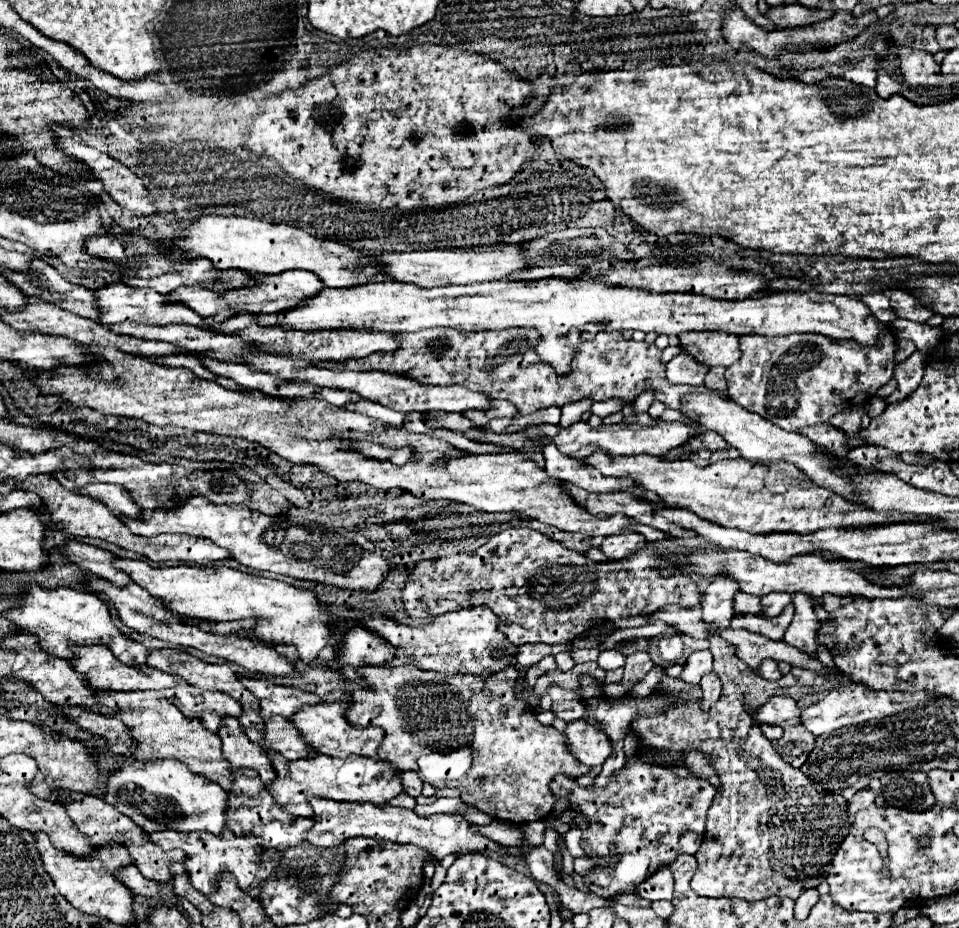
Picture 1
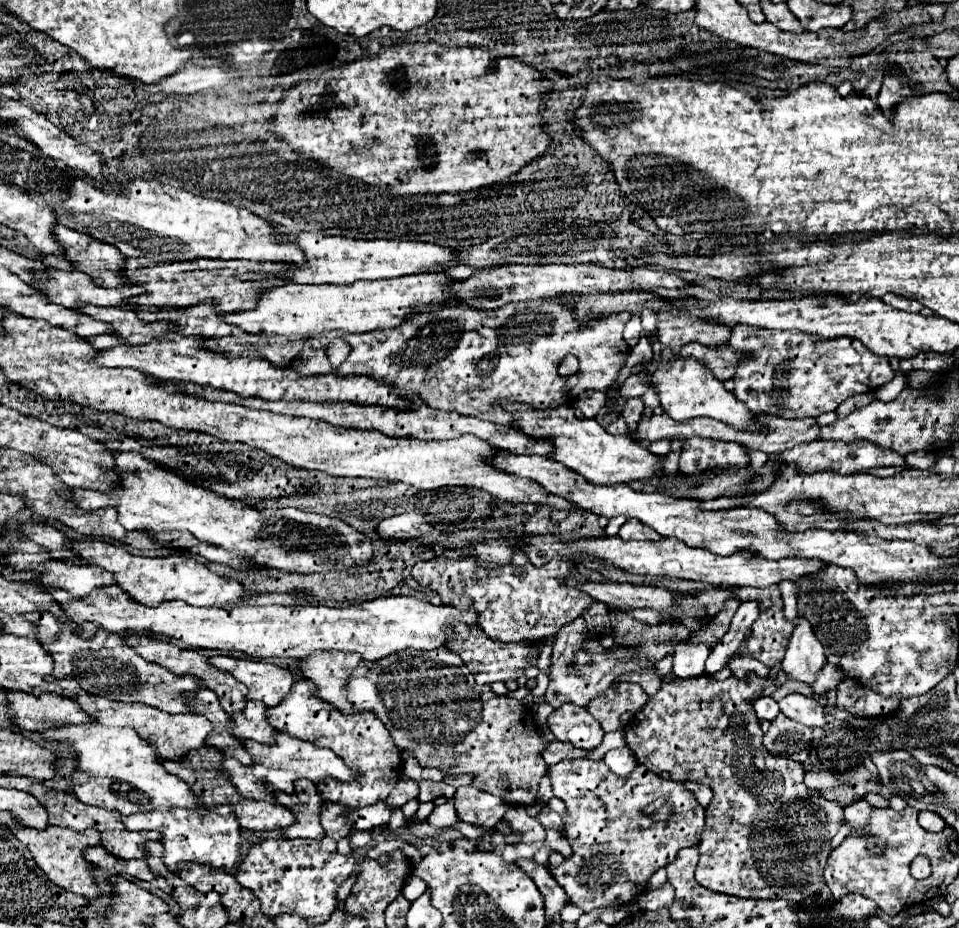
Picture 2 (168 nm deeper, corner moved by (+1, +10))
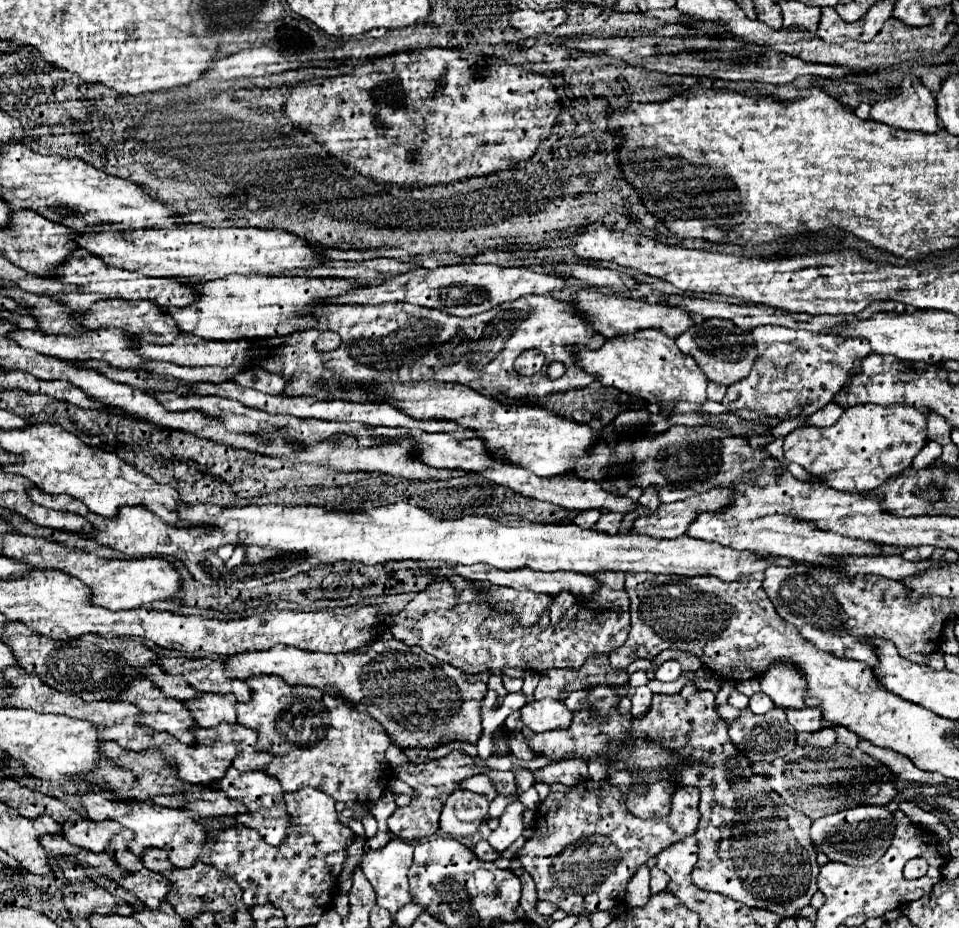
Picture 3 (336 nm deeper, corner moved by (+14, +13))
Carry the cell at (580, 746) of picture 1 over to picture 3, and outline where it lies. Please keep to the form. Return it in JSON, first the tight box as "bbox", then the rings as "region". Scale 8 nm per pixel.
{"bbox":[520,699,572,733],"region":[[[542,699],[542,701],[530,701],[520,709],[520,717],[526,727],[530,727],[534,733],[546,733],[554,729],[566,729],[570,727],[572,713],[568,707],[558,699]]]}

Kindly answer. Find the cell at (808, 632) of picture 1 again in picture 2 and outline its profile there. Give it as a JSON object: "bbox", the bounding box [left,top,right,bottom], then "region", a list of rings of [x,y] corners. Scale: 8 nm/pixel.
{"bbox":[781,618,827,684],"region":[[[799,618],[787,654],[781,662],[783,672],[793,680],[813,684],[815,676],[825,664],[827,662],[825,662],[823,646],[819,646],[819,640],[815,638],[815,634],[811,634],[811,626],[807,626],[803,618]]]}

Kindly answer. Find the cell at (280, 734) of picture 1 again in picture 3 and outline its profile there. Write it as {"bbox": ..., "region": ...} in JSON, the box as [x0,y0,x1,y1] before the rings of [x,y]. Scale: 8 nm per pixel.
{"bbox":[184,693,236,727],"region":[[[206,693],[200,699],[184,701],[192,709],[198,727],[216,727],[220,723],[236,725],[236,699],[234,695]]]}

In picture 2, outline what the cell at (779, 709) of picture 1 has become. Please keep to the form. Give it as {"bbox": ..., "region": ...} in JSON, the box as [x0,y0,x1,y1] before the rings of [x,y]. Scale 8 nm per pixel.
{"bbox":[779,694,827,728],"region":[[[803,694],[785,696],[779,702],[779,708],[787,718],[791,718],[795,722],[801,722],[801,724],[805,724],[809,728],[823,728],[827,724],[823,706],[817,700],[807,698]]]}

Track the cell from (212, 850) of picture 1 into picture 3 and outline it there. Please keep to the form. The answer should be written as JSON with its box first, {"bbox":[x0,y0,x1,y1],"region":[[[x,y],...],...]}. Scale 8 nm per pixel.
{"bbox":[82,795,208,867],"region":[[[96,795],[84,797],[82,805],[86,807],[88,819],[92,819],[92,821],[104,821],[104,819],[120,821],[124,827],[134,831],[134,841],[128,843],[128,849],[138,857],[142,857],[152,847],[160,847],[160,849],[168,851],[170,861],[176,867],[192,867],[196,861],[200,861],[200,853],[202,853],[202,847],[208,839],[208,833],[206,833],[202,821],[192,819],[188,815],[188,809],[184,809],[184,807],[170,809],[170,807],[162,807],[162,805],[154,805],[154,803],[110,801],[110,799],[100,799]]]}

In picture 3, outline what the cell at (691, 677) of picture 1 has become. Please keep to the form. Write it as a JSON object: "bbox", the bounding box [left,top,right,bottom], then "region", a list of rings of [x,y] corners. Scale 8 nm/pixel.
{"bbox":[656,659,682,681],"region":[[[670,659],[670,661],[664,661],[658,671],[656,671],[656,679],[658,681],[674,681],[678,679],[678,675],[682,673],[682,665],[676,661],[676,659]]]}

